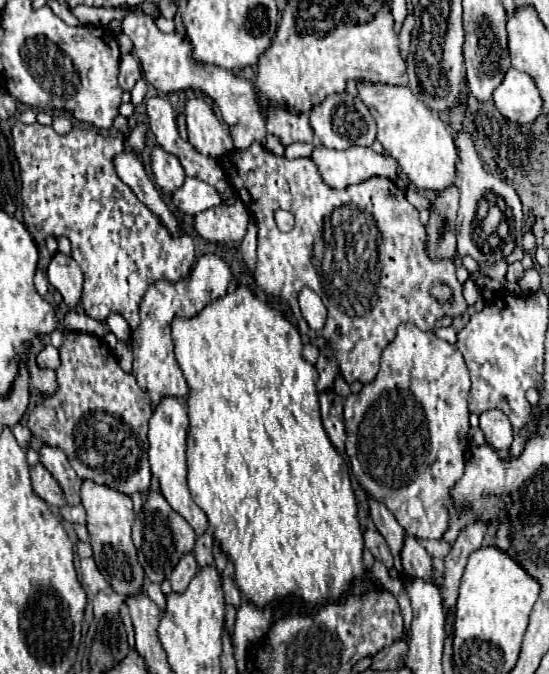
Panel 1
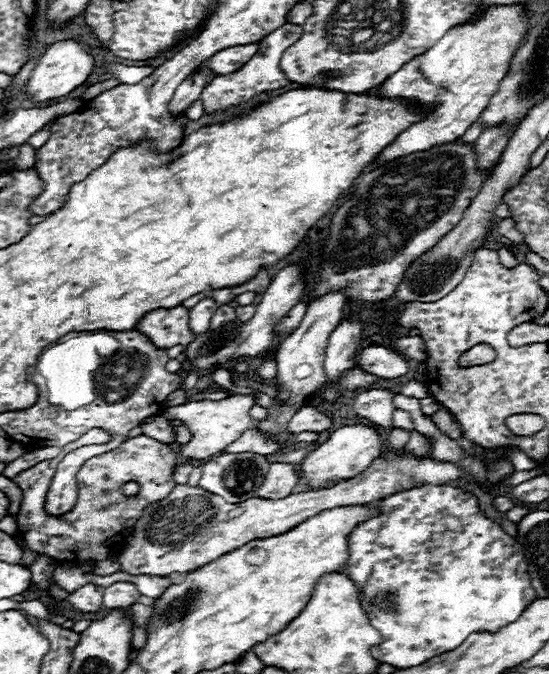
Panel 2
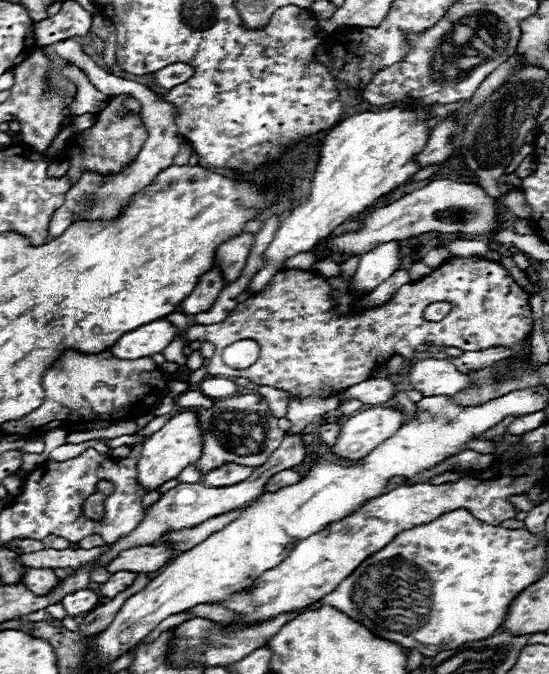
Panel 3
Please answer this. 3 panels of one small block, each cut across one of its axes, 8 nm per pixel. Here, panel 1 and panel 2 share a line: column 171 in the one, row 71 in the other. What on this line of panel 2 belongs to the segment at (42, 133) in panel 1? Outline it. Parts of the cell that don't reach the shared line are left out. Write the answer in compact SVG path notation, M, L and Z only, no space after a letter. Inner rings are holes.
M286 22L284 26L280 26L280 30L274 30L272 34L268 34L268 38L264 38L260 44L258 44L258 52L236 72L230 72L230 74L222 74L222 76L216 76L206 88L204 88L204 94L200 94L200 102L204 106L204 112L206 114L216 114L216 112L224 112L224 110L230 110L230 108L236 108L236 106L244 106L248 104L252 98L256 98L258 94L264 94L264 92L272 92L272 90L278 90L278 88L284 88L290 84L290 80L284 76L284 72L280 70L280 58L284 54L284 50L296 42L302 34L302 26L296 26L296 24L290 24Z

